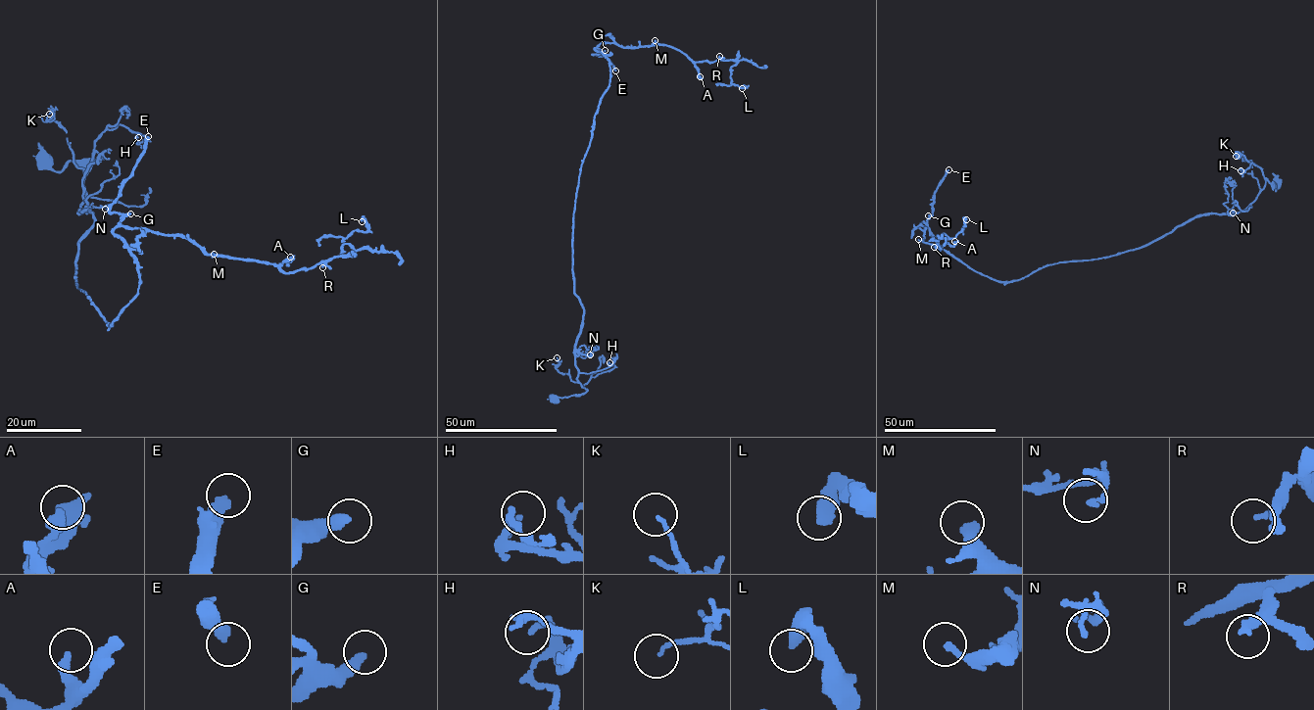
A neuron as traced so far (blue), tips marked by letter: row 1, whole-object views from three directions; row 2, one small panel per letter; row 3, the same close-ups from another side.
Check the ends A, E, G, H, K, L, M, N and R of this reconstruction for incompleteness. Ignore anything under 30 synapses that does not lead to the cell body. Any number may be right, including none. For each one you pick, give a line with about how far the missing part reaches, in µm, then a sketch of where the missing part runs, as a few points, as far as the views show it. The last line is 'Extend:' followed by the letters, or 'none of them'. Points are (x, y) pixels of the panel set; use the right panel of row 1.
E: Missing length about 80 µm. Course of what is missing: (948, 169), (989, 108), (1009, 85), (1017, 81), (1001, 69)
R: Missing length about 15 µm
Extend: E, R

